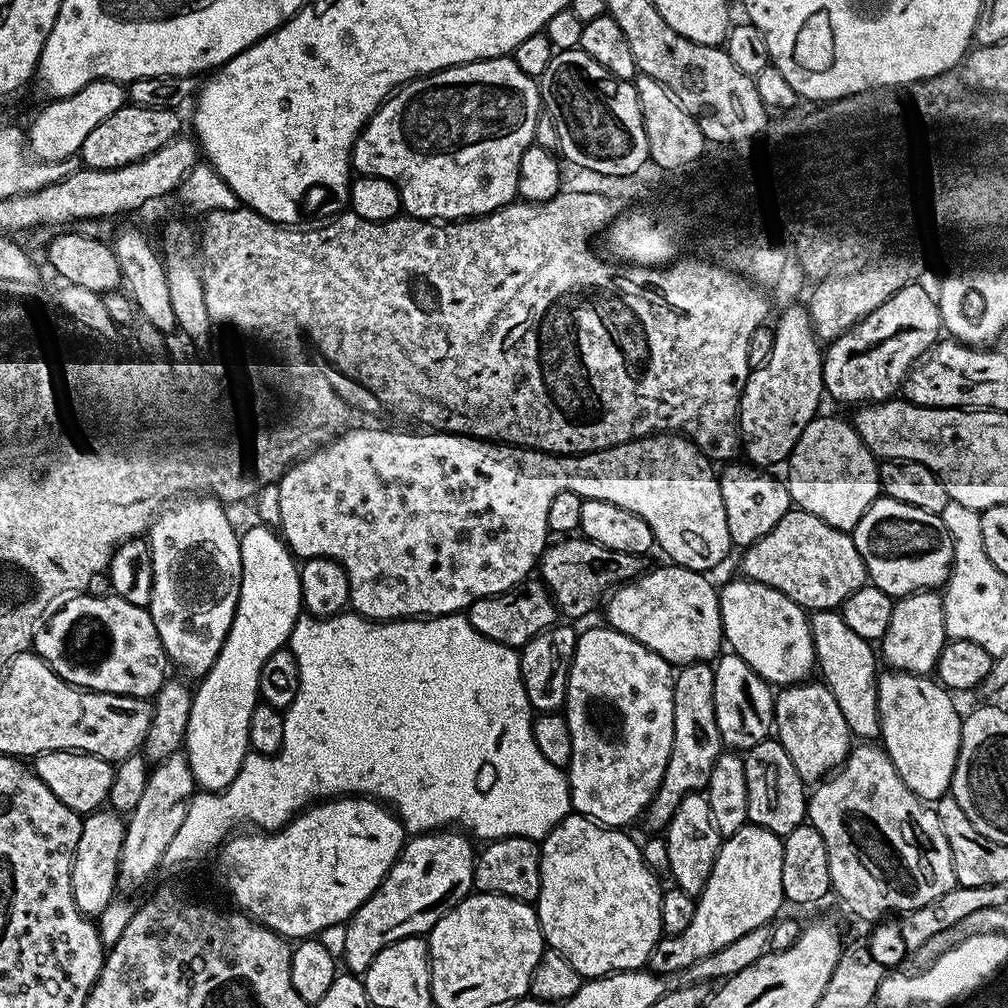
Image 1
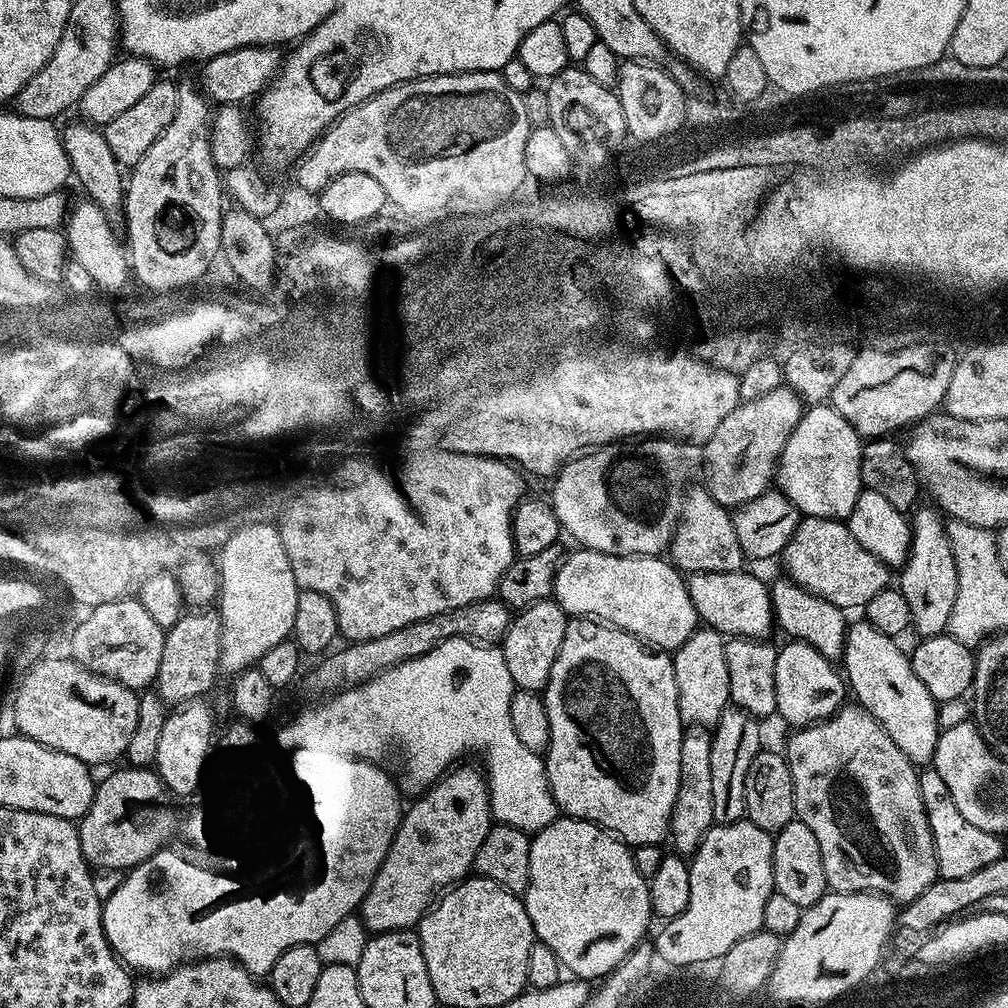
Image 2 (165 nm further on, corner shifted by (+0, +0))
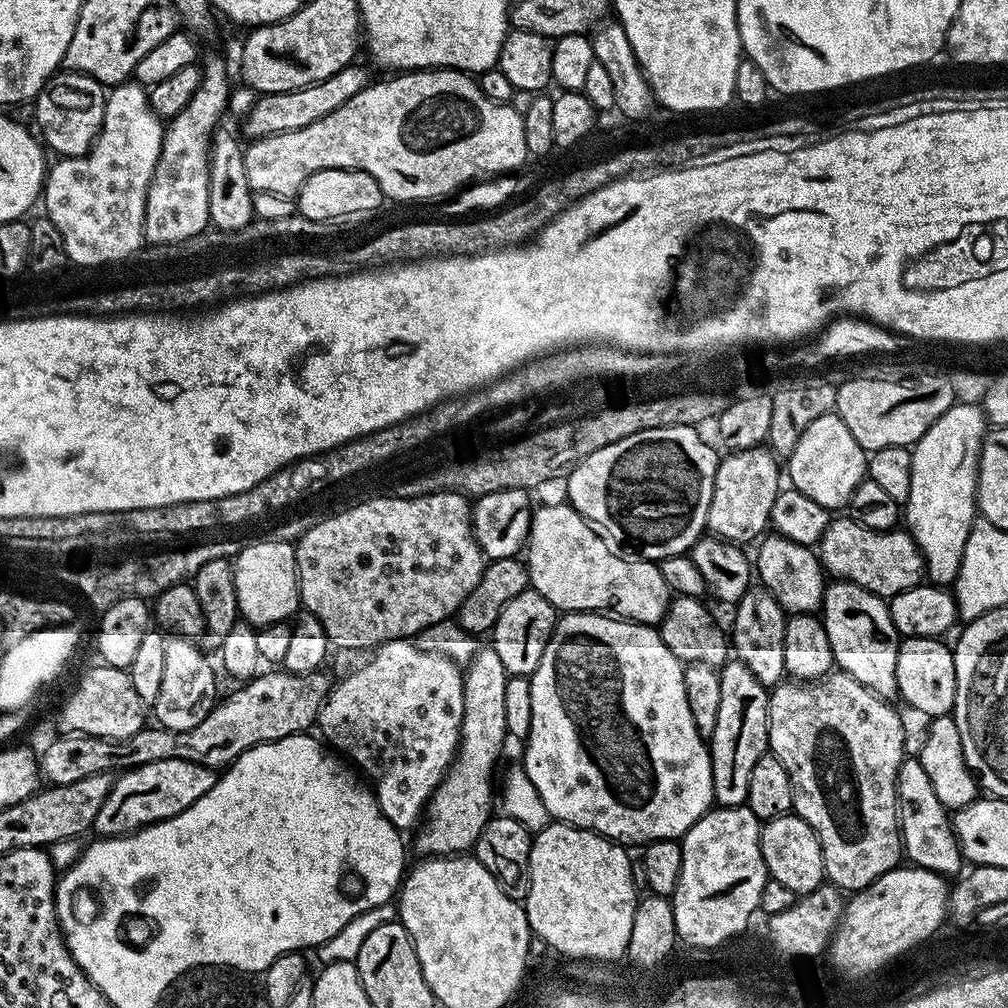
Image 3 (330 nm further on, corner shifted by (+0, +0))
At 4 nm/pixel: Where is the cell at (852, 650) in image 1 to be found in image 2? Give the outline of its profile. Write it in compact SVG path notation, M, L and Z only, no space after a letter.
M791 578L783 579L771 581L770 584L775 627L781 628L785 637L814 646L814 650L818 650L818 654L828 660L839 661L844 655L844 643L850 623L849 617L844 617L847 616L845 609L834 606L834 602L826 602L826 598L818 598L818 594L810 594L810 590L801 588Z

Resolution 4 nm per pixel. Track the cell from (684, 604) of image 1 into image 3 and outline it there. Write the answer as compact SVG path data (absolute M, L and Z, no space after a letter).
M561 502L537 507L532 513L526 545L531 591L546 598L561 613L611 610L622 620L659 625L670 603L670 589L666 578L662 578L659 563L643 558L627 560L615 556L611 547L571 504Z

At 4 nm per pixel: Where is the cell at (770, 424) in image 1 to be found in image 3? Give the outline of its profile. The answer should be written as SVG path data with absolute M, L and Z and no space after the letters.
M764 446L728 452L725 457L716 465L707 531L721 540L744 546L747 540L763 537L769 527L776 496L782 491L782 464Z

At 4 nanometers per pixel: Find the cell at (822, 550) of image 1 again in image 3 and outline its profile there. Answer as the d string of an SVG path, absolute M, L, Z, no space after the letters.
M848 514L841 520L829 519L818 545L818 555L820 565L829 577L857 584L862 590L885 598L916 587L925 575L924 556L909 532L870 530Z

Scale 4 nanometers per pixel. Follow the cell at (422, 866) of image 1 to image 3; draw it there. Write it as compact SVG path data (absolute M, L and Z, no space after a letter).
M490 646L477 647L476 655L472 657L467 665L464 677L464 713L462 714L462 726L460 727L460 747L456 750L456 757L452 759L452 764L448 768L448 773L445 774L443 782L436 787L436 792L432 795L432 799L428 801L426 815L423 817L422 823L419 825L416 836L416 848L424 858L434 856L455 856L457 854L467 853L469 850L475 849L476 839L478 834L482 834L482 830L486 826L486 822L492 819L494 809L492 809L492 771L496 768L496 763L500 760L500 751L504 748L504 740L509 739L508 731L506 730L506 682L508 681L508 671L502 666L502 658L498 658L498 650L494 650Z

